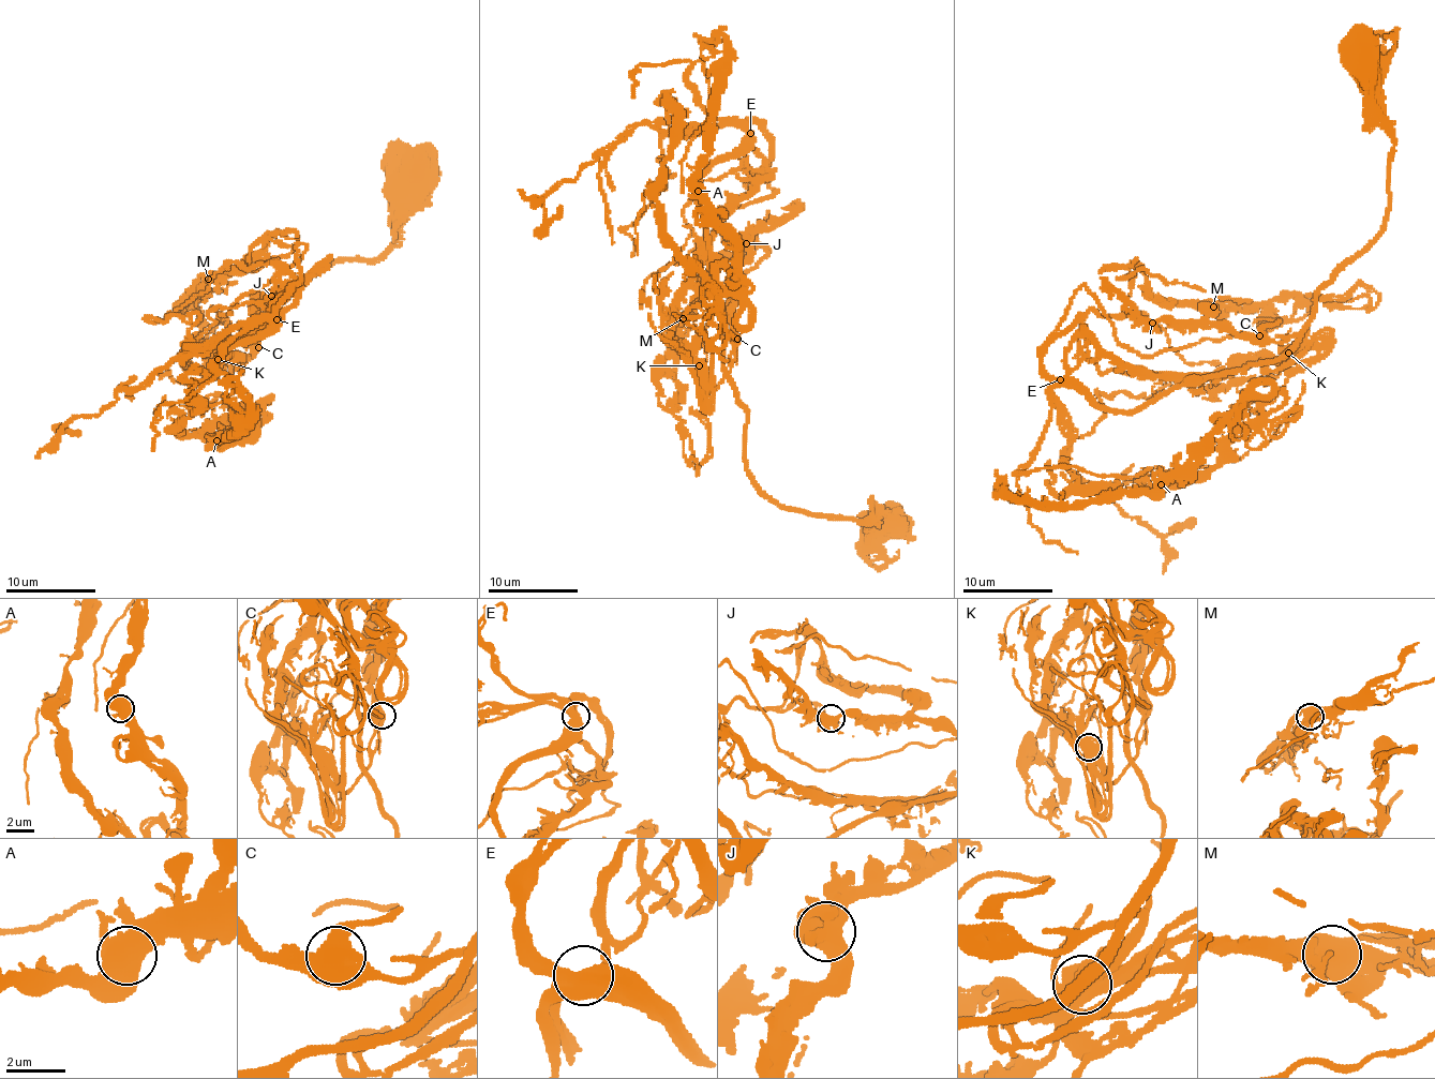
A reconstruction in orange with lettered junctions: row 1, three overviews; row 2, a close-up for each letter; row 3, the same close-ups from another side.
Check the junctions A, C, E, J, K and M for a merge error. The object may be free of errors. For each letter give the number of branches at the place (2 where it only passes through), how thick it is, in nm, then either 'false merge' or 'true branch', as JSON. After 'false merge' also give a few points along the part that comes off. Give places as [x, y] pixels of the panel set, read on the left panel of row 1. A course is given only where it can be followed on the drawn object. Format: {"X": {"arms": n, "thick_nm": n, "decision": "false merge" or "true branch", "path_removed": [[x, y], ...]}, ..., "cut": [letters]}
{"A": {"arms": 4, "thick_nm": 600, "decision": "true branch"}, "C": {"arms": 4, "thick_nm": 500, "decision": "true branch"}, "E": {"arms": 4, "thick_nm": 500, "decision": "true branch"}, "J": {"arms": 4, "thick_nm": 600, "decision": "true branch"}, "K": {"arms": 4, "thick_nm": 600, "decision": "true branch"}, "M": {"arms": 4, "thick_nm": 550, "decision": "true branch"}, "cut": []}

